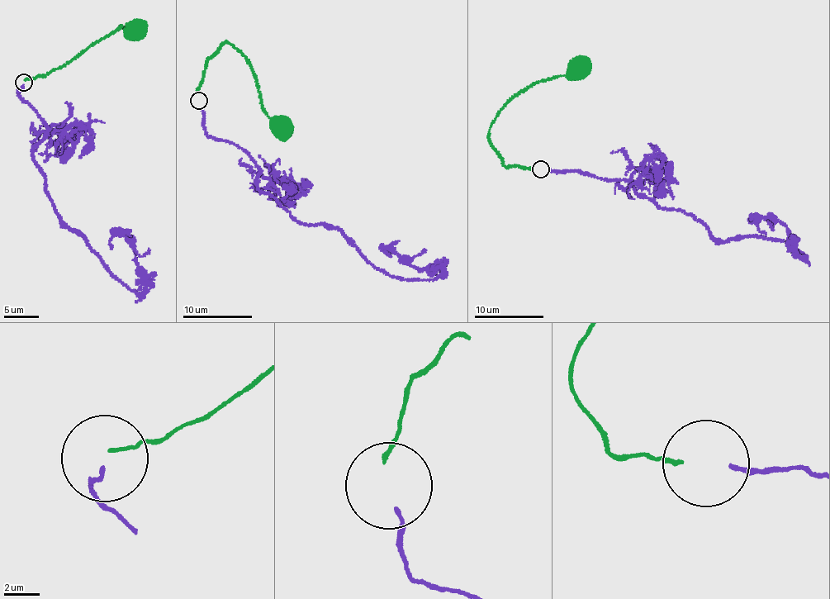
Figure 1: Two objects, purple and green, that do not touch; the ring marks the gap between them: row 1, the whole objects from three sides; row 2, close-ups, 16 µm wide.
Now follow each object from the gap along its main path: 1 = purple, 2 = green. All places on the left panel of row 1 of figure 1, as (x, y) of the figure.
1: (21, 86), (47, 128), (32, 153), (61, 222), (140, 293), (143, 273), (125, 236), (111, 249)
2: (25, 78), (49, 74), (120, 26), (135, 30), (145, 24)

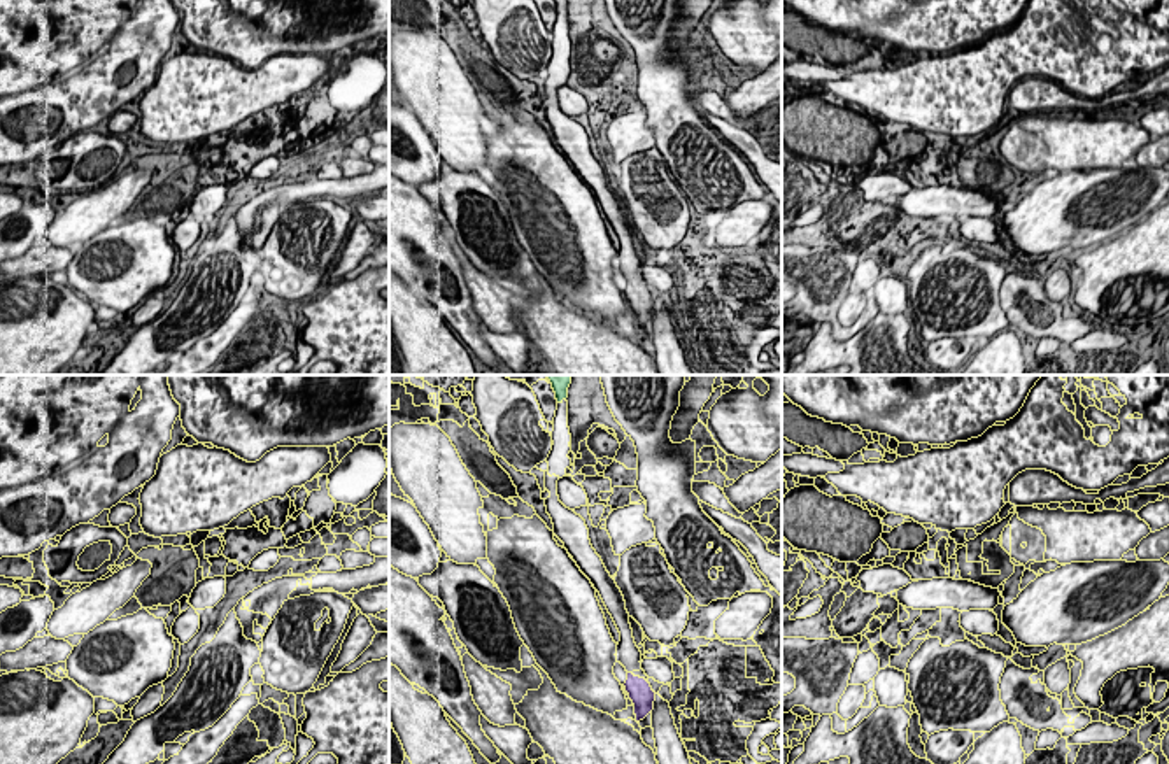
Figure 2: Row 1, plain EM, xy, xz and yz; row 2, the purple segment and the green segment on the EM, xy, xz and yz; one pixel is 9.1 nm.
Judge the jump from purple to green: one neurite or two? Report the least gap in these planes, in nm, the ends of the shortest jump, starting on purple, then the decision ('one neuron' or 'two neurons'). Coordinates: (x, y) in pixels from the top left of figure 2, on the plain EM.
2550 nm apart; from purple across xz (628, 281), (561, 9); one neuron

